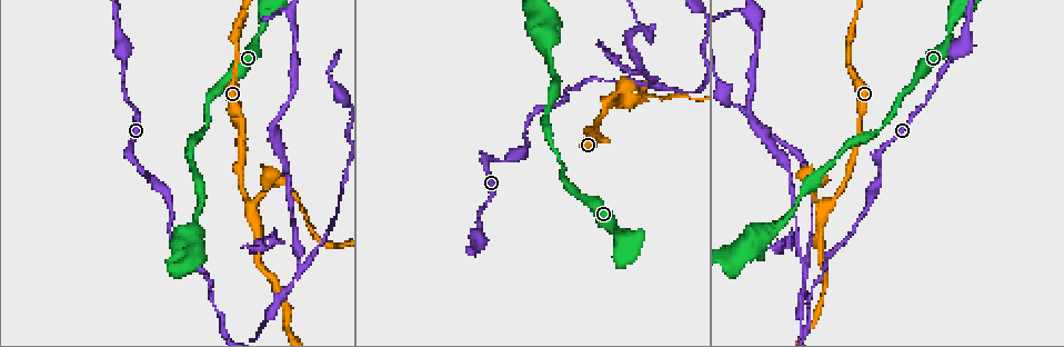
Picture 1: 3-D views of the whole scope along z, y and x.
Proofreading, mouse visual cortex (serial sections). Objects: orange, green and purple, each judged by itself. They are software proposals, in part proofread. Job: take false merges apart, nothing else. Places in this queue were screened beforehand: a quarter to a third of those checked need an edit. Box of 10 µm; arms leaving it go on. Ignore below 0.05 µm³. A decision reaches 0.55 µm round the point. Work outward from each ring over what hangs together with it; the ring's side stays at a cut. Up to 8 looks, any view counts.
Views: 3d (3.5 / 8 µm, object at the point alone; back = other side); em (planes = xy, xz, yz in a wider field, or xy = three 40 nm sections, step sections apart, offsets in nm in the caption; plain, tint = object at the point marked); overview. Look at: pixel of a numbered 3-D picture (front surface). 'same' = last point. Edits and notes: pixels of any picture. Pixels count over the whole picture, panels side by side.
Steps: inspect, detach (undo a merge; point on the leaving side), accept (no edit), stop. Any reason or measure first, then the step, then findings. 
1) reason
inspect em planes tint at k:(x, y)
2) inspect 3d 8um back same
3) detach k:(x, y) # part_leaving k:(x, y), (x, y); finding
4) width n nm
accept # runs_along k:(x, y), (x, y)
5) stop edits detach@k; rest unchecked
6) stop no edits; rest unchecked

a narrow waist
inspect 3d 8um at 1:(880, 174)

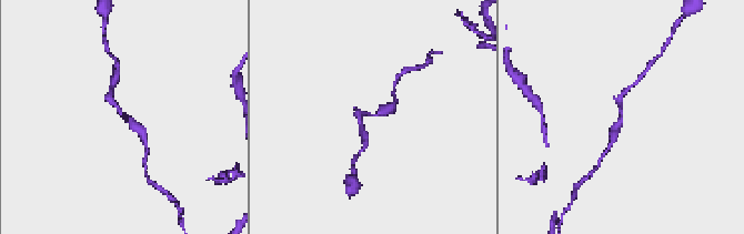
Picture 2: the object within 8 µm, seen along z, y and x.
zoom in
inspect 3d 3.5um same

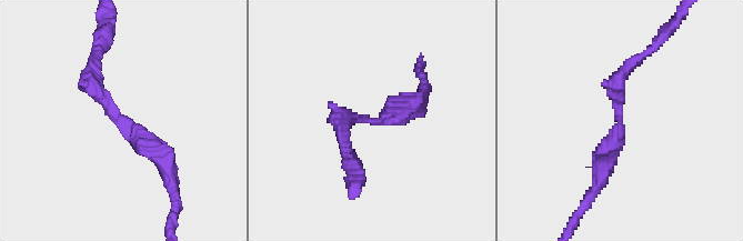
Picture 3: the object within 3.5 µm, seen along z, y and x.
accept # runs_along 3:(91, 64), (94, 91), (170, 177); one cell here

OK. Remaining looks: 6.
inspect 3d 3.5um at 1:(617, 80)

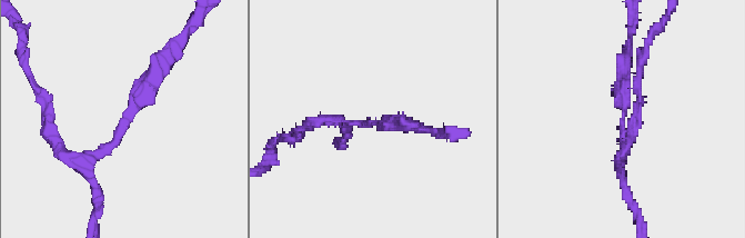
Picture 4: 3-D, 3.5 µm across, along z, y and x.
arm_widths 100, 250 nm
inspect em planes tint at 4:(372, 123)

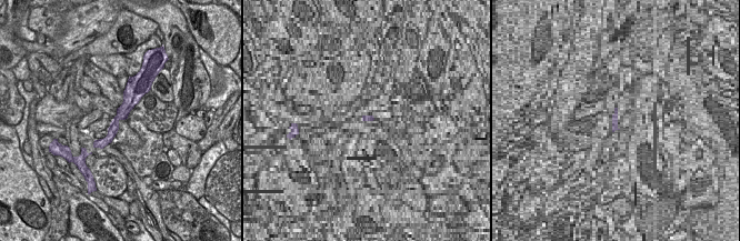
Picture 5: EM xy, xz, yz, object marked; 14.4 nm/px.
accept # runs_along 4:(73, 157), (108, 147), (169, 55); all the same cell

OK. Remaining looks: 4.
inspect 3d 3.5um at 1:(655, 86)

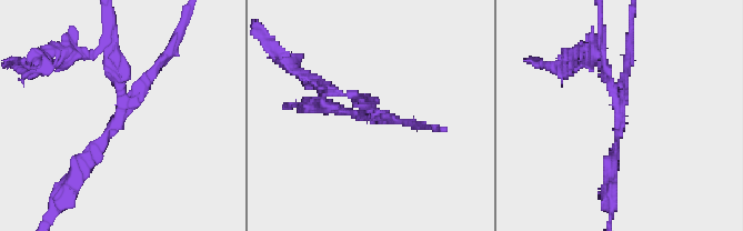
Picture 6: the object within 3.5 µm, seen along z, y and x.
arms 3; arm_widths 150, 150, 150 nm; shape alone is not enough
inspect em xy step 2 tint at 6:(119, 108)

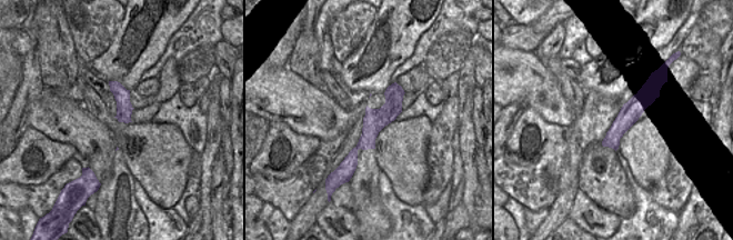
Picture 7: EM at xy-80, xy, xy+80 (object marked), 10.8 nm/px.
detach 6:(120, 62) # part_leaving 6:(120, 96), (112, 21); a second cell is stuck on

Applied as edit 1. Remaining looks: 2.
stop edits detach@6; rest unchecked

